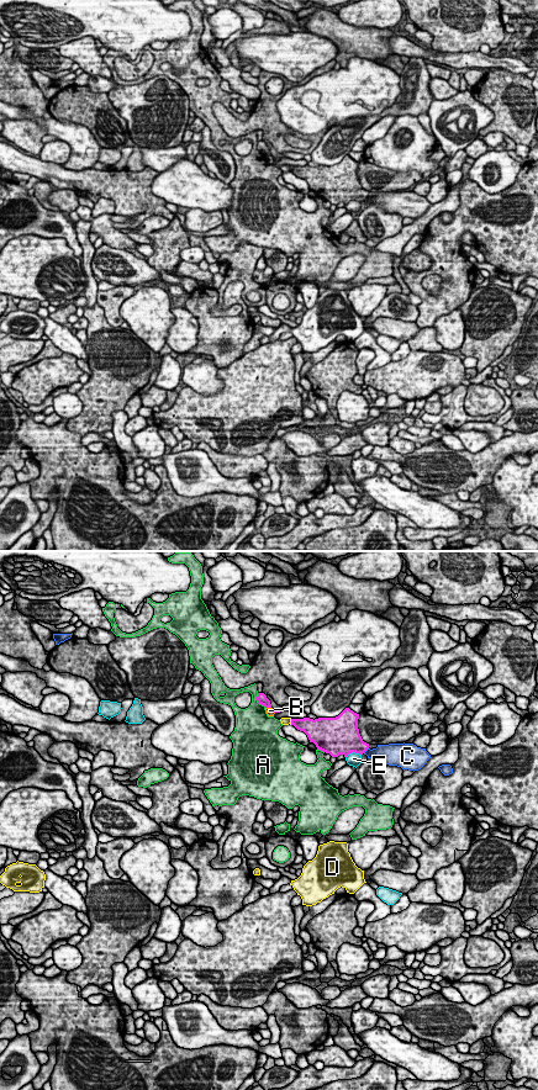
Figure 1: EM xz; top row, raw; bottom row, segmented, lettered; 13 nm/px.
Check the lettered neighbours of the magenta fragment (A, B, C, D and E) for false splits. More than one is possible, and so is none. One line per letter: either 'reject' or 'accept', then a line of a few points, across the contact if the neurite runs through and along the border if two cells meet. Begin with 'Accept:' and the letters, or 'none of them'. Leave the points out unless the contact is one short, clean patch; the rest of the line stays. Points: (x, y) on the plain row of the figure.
Accept: none of them
A: reject
B: reject; line xz (265, 154), (270, 155)
C: reject
D: reject
E: reject

